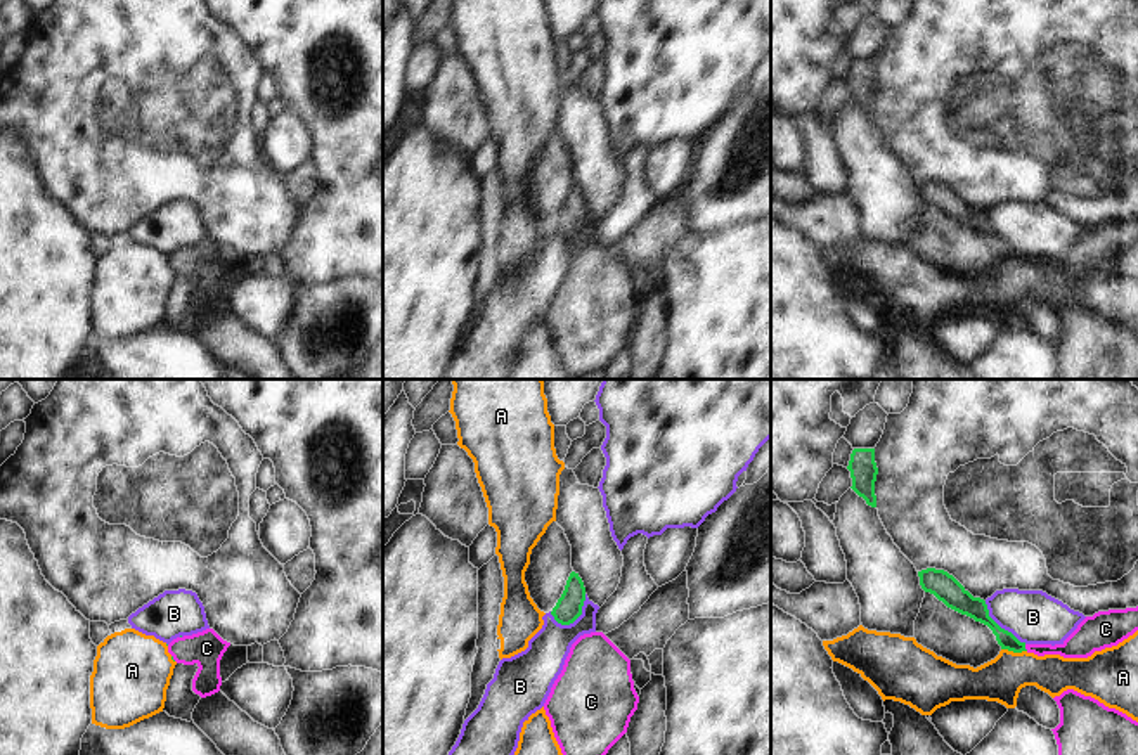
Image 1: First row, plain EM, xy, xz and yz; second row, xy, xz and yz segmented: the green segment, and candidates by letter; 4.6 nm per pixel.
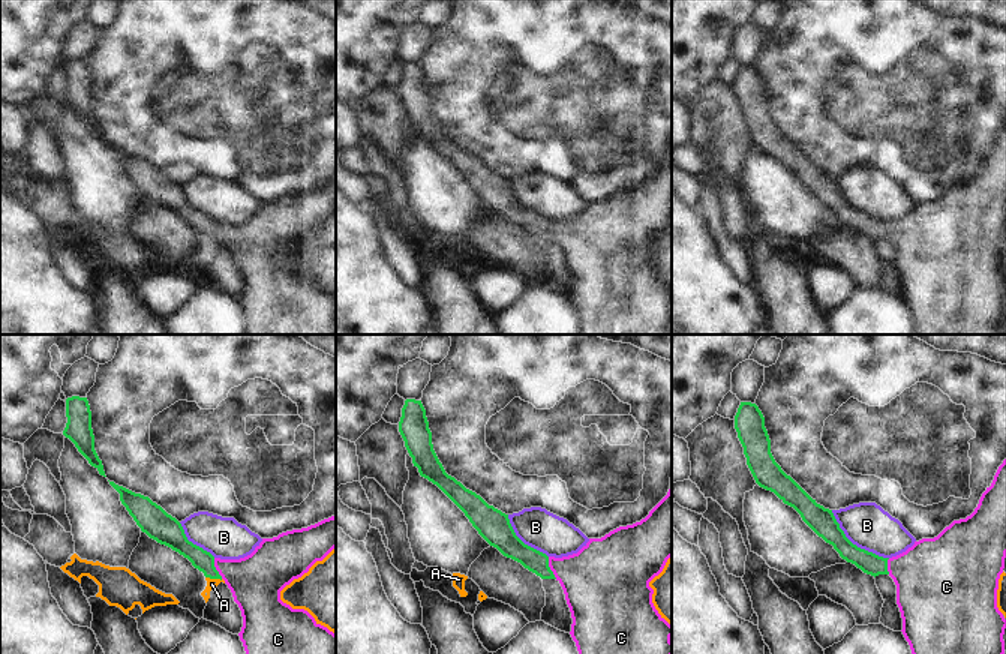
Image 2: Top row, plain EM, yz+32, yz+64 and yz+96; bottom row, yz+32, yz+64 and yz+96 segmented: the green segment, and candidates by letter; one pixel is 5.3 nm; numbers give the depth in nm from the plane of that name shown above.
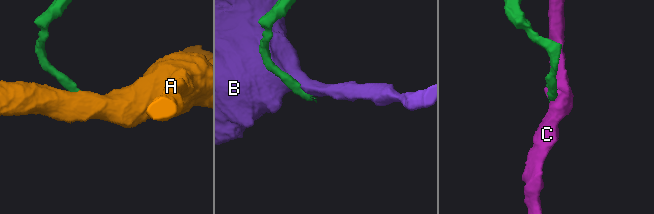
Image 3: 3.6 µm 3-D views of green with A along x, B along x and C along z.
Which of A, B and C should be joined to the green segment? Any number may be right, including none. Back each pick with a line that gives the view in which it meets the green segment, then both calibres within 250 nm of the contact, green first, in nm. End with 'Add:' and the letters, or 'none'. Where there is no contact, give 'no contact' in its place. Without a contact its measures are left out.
C: contact in yz; calibres 80 and 120 nm
Add: C

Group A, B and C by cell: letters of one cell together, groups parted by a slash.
A / B / C

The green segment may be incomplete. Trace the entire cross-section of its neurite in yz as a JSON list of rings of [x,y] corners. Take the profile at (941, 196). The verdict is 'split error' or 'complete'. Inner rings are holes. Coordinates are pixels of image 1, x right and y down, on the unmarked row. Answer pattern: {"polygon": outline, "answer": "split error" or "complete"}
{"polygon": [[[927,180],[918,184],[920,197],[947,220],[987,237],[1001,261],[1034,265],[1038,268],[1060,267],[1064,270],[1088,270],[1095,263],[1117,258],[1138,242],[1138,218],[1098,223],[1086,229],[1062,256],[1025,256],[1001,241],[991,229],[984,211],[973,210],[953,187]]], "answer": "split error"}

